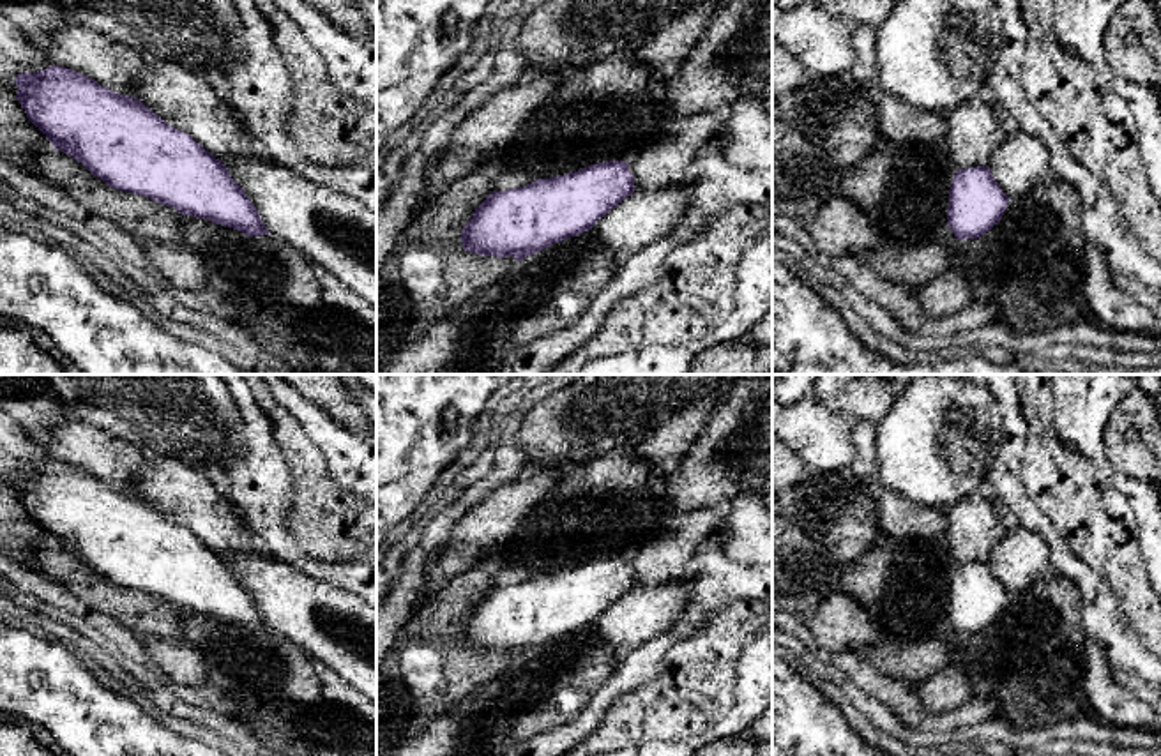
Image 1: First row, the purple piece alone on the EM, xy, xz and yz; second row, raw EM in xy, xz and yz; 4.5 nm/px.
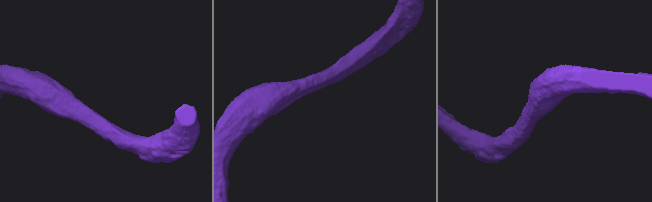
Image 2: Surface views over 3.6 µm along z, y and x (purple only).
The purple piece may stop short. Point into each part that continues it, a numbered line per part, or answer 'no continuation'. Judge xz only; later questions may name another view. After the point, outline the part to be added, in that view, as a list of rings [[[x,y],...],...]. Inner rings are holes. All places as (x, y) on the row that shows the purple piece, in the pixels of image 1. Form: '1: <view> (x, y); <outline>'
no continuation

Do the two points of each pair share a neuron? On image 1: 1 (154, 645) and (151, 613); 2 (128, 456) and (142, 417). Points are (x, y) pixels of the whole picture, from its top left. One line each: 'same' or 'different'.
1: different
2: different

